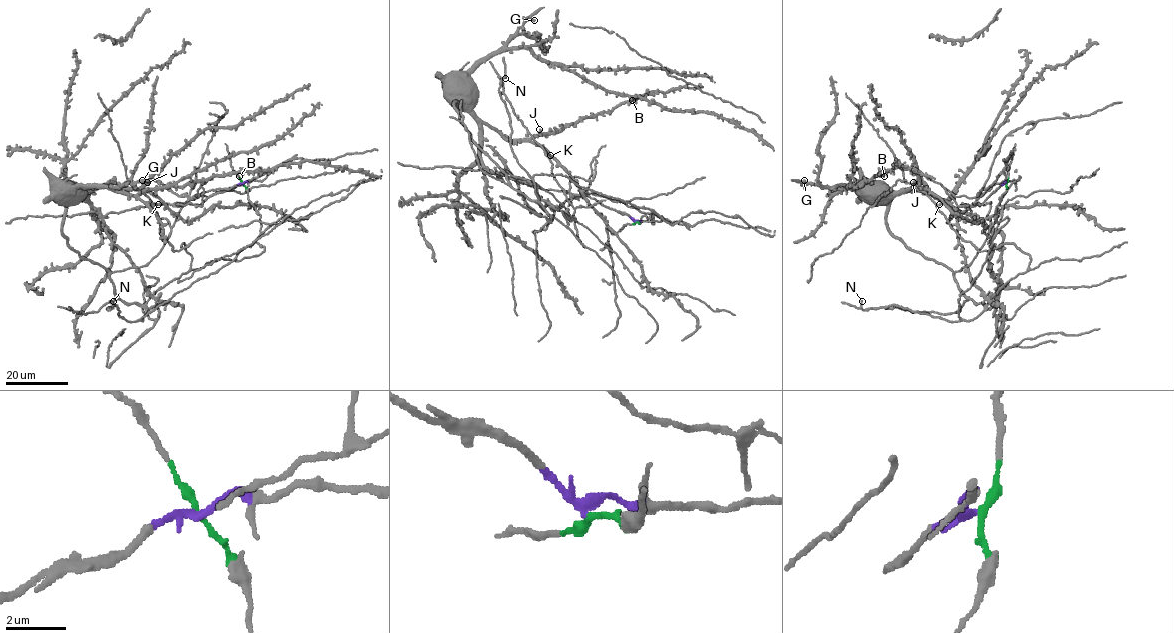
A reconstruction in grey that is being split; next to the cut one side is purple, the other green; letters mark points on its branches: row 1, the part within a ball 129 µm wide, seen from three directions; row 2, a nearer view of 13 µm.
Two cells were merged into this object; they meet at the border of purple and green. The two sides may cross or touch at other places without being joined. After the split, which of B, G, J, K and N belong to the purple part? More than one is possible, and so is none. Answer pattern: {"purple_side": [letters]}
{"purple_side": []}

